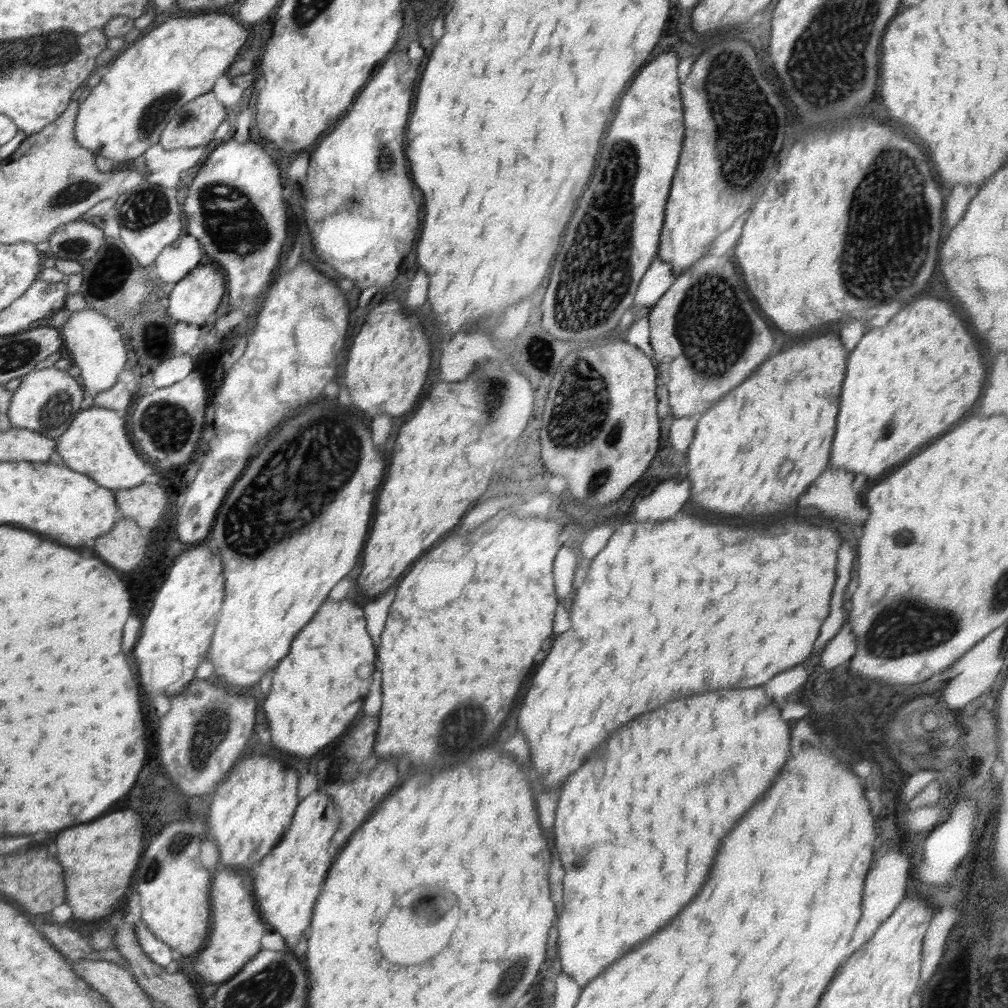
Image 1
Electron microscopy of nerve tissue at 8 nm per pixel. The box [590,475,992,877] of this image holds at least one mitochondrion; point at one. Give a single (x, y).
(916, 625)

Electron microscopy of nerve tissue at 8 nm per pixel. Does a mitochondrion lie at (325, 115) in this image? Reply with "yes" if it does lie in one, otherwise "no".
no

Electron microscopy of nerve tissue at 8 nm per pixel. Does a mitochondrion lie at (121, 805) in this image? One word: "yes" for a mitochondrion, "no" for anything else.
no

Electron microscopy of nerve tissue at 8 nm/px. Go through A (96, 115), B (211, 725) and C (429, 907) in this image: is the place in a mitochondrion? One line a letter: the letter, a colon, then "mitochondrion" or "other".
A: other
B: mitochondrion
C: mitochondrion

